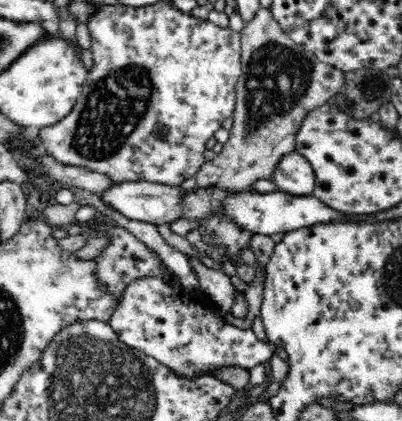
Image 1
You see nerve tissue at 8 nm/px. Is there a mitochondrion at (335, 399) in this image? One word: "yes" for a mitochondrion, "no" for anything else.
no

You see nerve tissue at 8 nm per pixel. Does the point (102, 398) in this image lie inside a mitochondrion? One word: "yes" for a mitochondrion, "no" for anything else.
yes

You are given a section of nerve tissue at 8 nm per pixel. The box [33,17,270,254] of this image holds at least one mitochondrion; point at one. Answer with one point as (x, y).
(118, 102)

